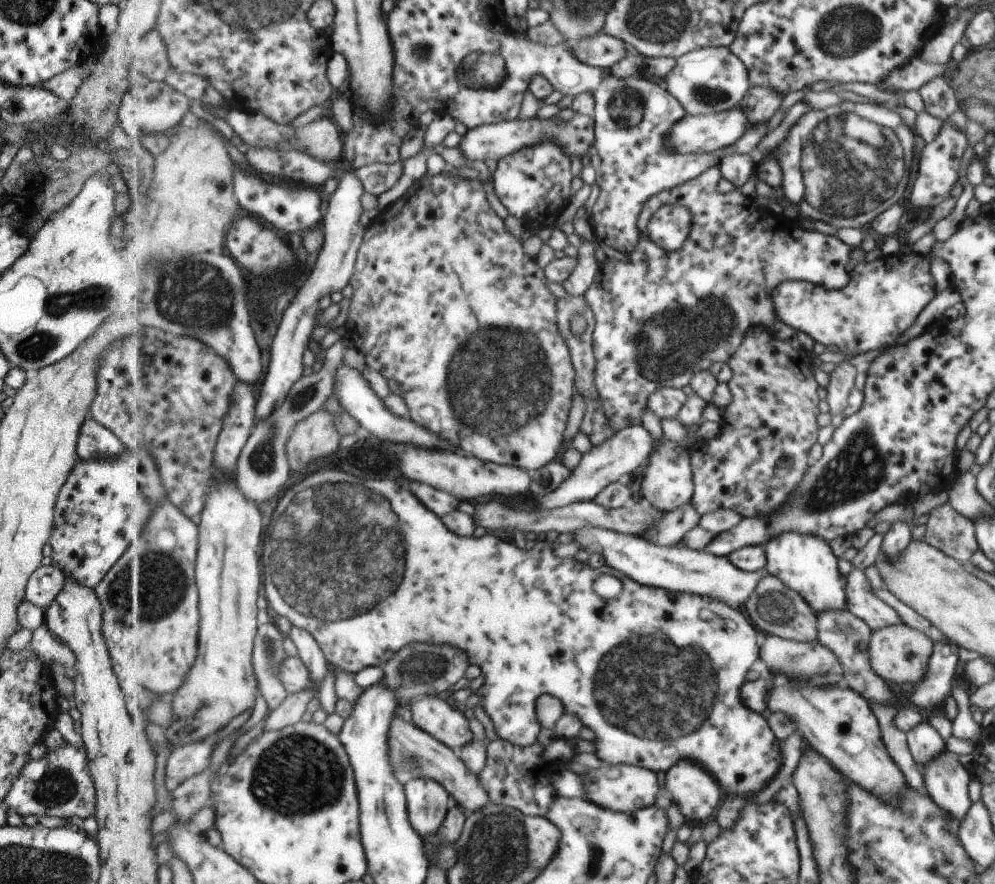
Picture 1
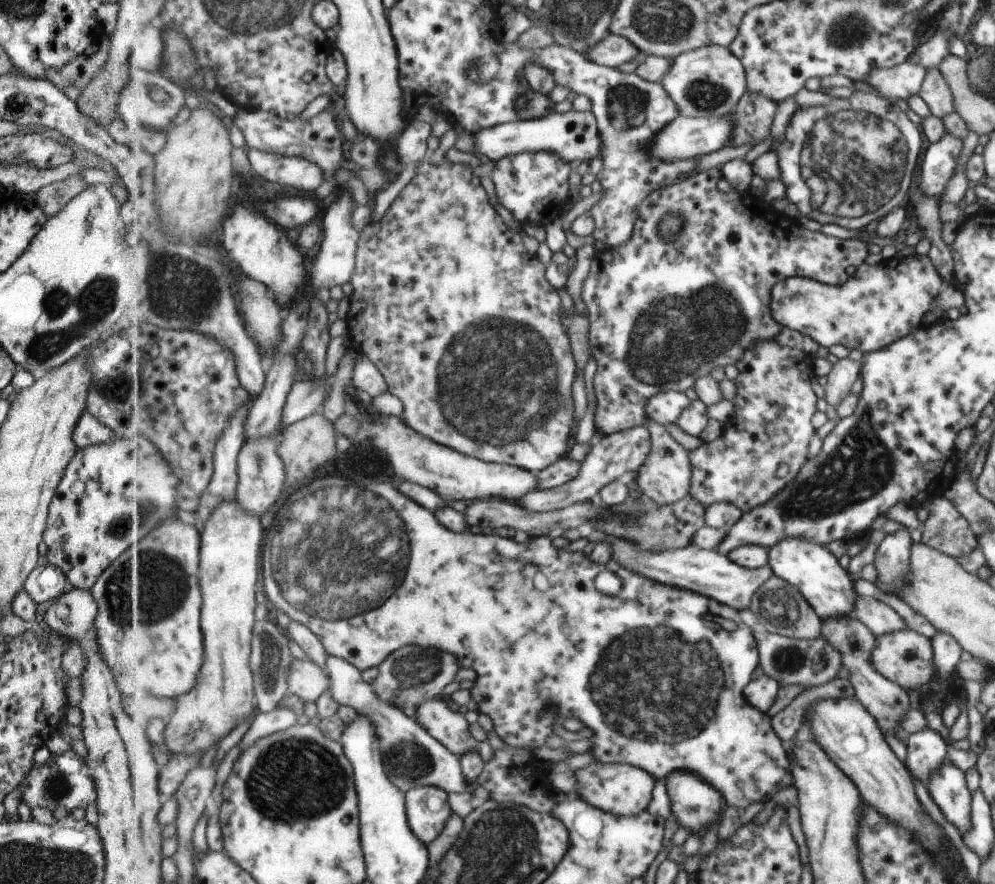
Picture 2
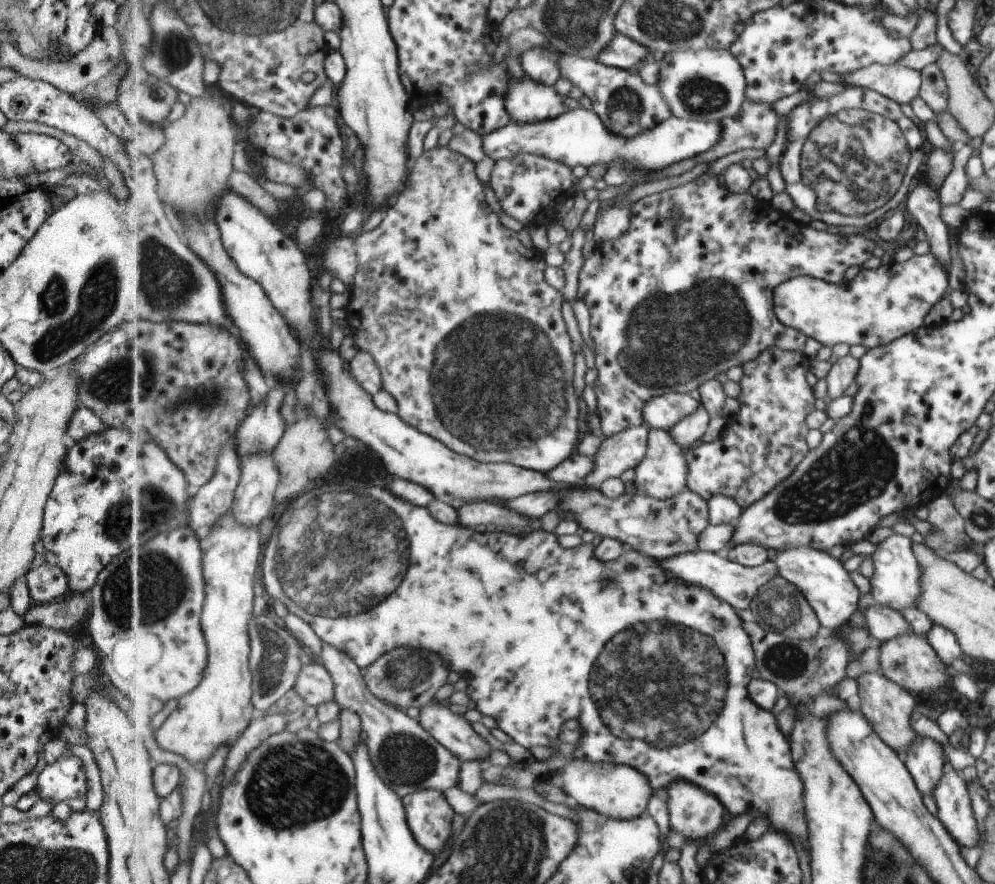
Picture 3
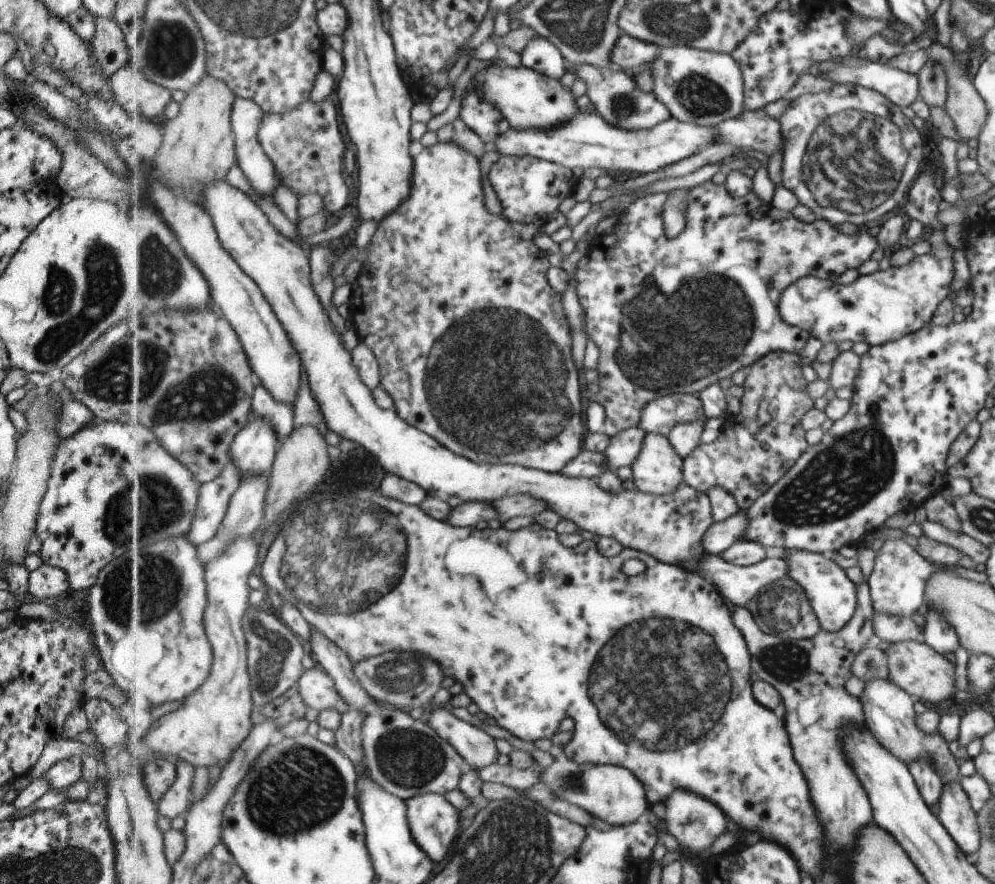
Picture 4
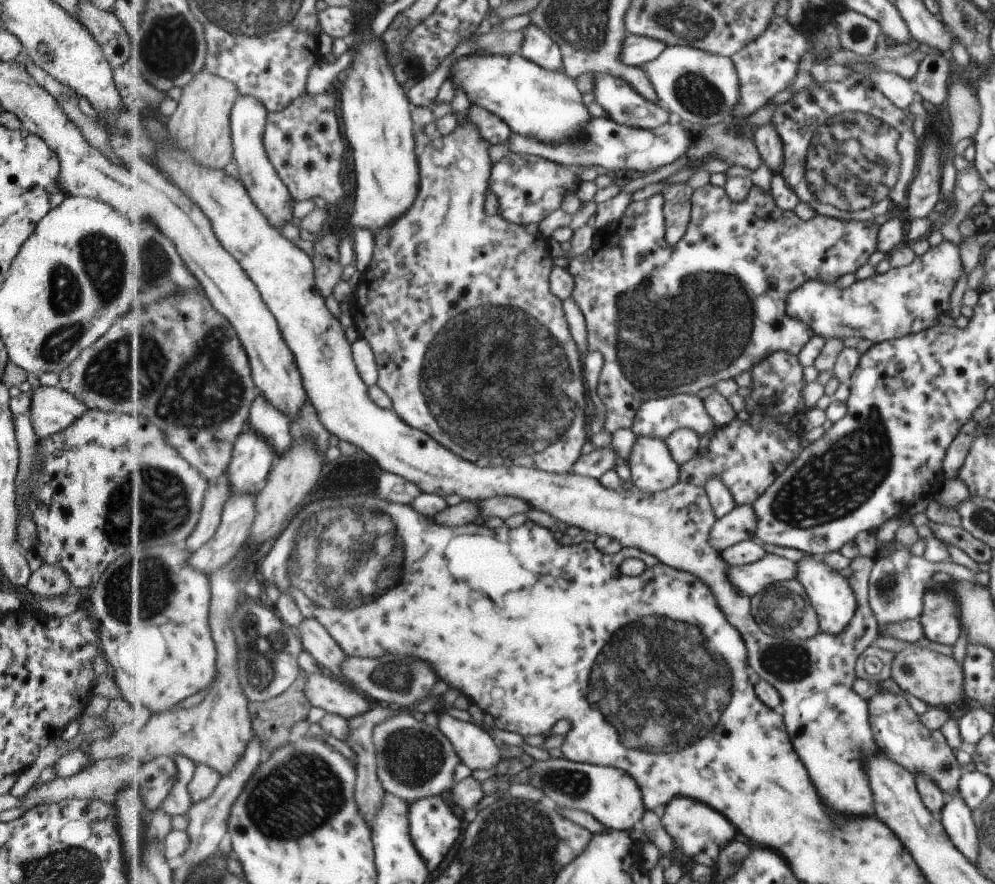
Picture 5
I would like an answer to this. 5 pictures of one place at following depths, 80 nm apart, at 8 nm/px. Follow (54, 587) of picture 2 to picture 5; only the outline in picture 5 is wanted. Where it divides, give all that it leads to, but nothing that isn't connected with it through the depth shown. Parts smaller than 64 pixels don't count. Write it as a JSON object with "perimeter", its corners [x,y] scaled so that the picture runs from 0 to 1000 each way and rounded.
{"perimeter":[[[44,637],[35,647],[31,647],[26,666],[33,674],[47,678],[63,675],[73,669],[67,649],[61,643]]]}

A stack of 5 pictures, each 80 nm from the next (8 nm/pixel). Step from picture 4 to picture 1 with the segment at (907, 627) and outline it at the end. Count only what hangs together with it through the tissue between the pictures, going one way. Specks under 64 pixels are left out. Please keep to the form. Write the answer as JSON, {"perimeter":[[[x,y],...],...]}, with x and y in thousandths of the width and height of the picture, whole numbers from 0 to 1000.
{"perimeter":[[[856,643],[850,656],[851,691],[865,701],[873,713],[905,706],[904,697],[877,670],[863,643]]]}

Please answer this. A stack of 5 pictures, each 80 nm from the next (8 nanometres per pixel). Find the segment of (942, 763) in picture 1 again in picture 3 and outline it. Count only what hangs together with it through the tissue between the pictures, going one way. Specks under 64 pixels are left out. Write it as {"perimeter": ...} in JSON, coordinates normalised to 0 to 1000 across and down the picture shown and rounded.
{"perimeter":[[[954,864],[948,877],[940,885],[937,897],[942,925],[962,955],[970,959],[982,956],[984,940],[980,932],[978,915],[968,882],[960,876]]]}

